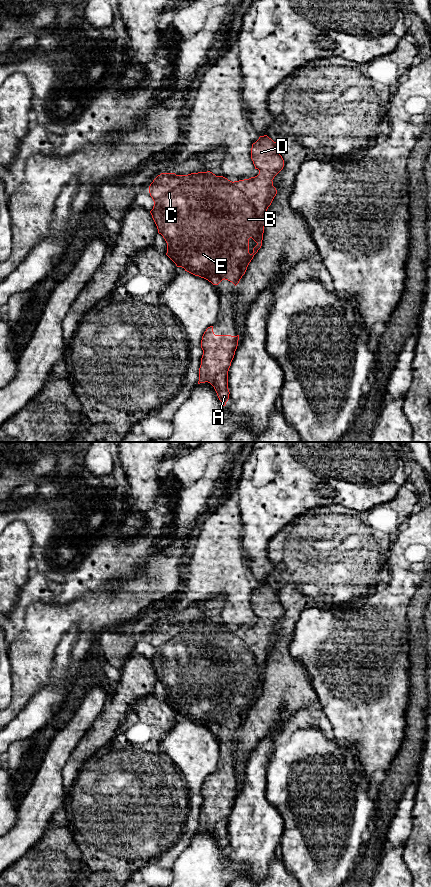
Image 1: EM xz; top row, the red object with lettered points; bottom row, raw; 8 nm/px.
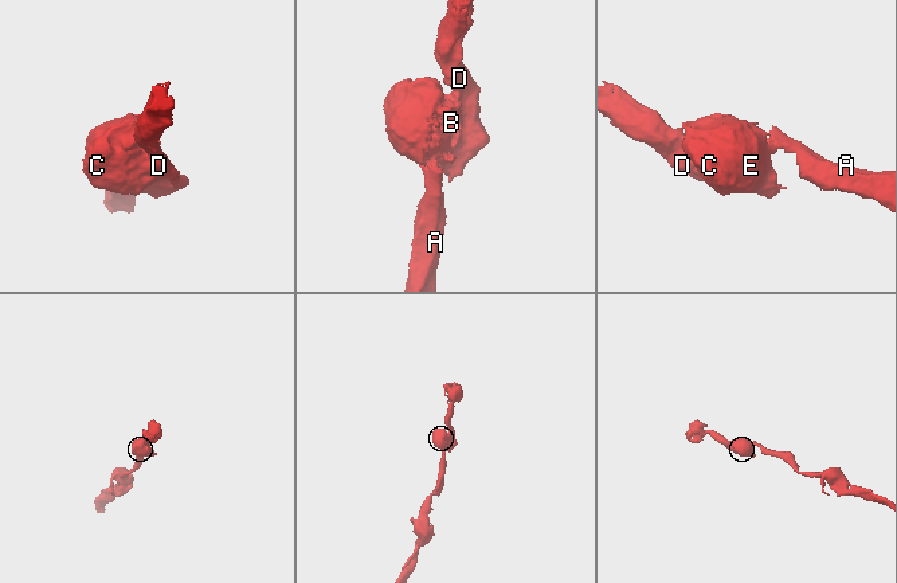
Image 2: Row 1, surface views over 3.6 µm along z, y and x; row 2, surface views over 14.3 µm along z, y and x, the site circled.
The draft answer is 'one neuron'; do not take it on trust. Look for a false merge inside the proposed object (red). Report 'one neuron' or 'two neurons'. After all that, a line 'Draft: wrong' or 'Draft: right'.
one neuron
Draft: right

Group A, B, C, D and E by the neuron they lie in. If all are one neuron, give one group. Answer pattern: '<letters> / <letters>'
A B C D E

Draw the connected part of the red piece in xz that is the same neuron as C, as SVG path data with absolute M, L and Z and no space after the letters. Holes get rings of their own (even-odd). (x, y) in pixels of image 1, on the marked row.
M267 135L252 144L251 159L259 174L249 179L232 182L210 171L188 175L161 173L149 186L154 201L150 213L167 243L166 255L177 267L213 285L225 279L236 286L262 246L267 209L277 194L272 180L283 169L284 160L278 144ZM250 238L257 243L252 254Z

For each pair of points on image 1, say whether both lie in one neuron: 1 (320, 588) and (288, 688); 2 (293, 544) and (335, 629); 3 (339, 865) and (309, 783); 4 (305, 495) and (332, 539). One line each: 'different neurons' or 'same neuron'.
1: same neuron
2: different neurons
3: same neuron
4: different neurons

